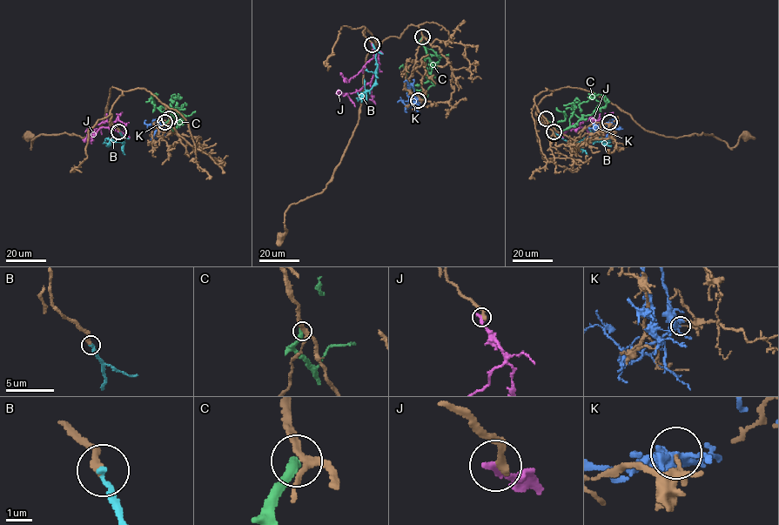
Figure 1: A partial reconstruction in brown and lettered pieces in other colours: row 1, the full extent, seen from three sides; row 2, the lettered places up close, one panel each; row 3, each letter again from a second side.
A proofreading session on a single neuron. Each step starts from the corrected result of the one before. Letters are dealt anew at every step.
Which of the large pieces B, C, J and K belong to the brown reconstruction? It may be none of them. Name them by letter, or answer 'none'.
B

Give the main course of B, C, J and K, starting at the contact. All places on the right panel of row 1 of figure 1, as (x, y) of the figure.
B: (554, 132), (569, 142), (607, 138), (609, 142), (607, 144)
C: (546, 118), (564, 130), (583, 115), (592, 114), (598, 106), (605, 107), (601, 95), (592, 98), (588, 93)
J: (553, 131), (560, 134), (591, 117), (595, 123), (601, 123), (600, 137), (602, 140)
K: (609, 122), (594, 127), (611, 131), (622, 129)

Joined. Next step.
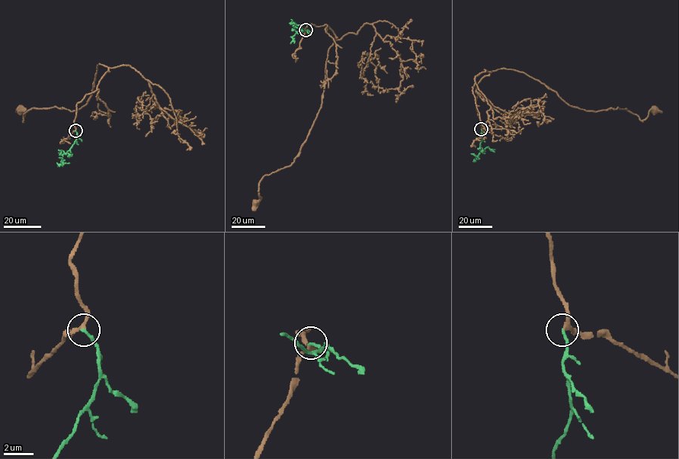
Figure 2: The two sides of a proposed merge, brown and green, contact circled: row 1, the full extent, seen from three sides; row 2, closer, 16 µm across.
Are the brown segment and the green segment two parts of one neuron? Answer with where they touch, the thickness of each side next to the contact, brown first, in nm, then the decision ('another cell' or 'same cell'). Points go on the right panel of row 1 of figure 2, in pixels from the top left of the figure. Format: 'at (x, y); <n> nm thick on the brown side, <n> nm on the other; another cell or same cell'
at (481, 129); 240 nm thick on the brown side, 200 nm on the other; same cell

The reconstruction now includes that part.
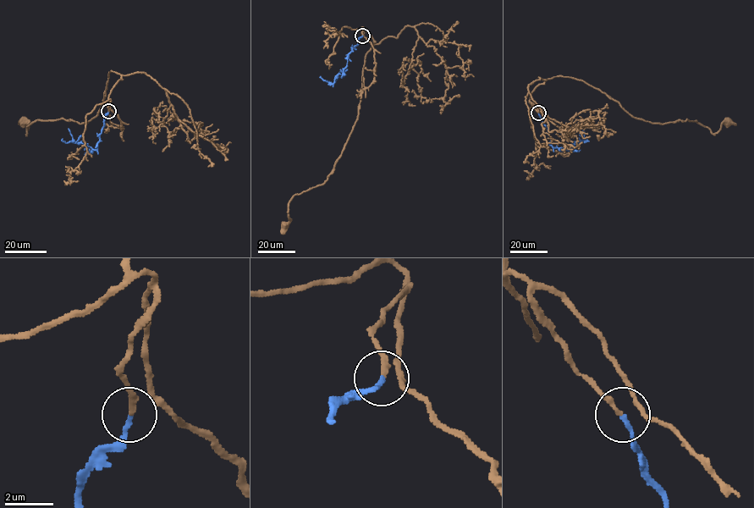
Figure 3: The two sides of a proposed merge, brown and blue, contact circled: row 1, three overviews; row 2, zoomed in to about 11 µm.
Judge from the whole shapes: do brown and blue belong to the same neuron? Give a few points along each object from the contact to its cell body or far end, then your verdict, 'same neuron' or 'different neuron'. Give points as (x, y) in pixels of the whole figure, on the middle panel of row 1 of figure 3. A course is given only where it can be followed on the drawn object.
brown runs (362, 35), (362, 27), (374, 41), (365, 55), (358, 118), (327, 179), (294, 195), (288, 203), (285, 226); blue runs (362, 36), (348, 54), (347, 65), (332, 84), (321, 76); same neuron

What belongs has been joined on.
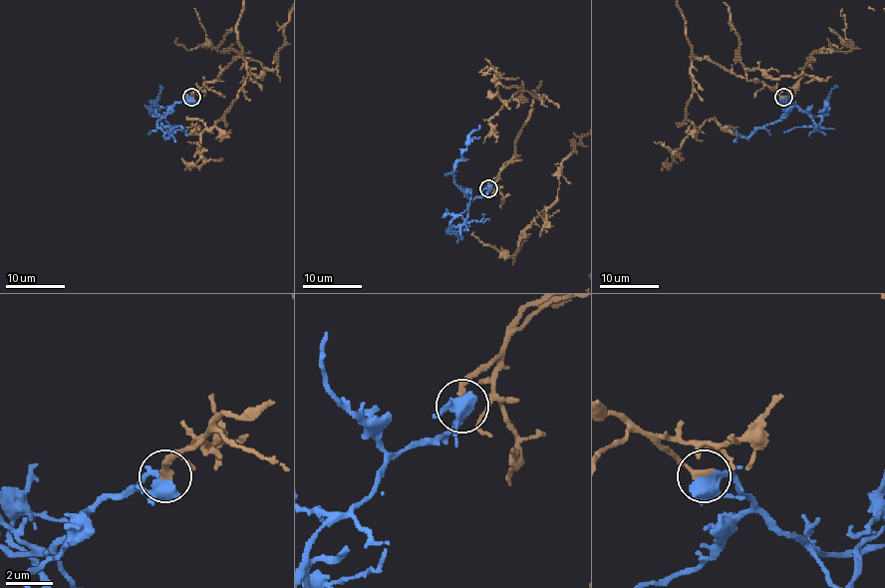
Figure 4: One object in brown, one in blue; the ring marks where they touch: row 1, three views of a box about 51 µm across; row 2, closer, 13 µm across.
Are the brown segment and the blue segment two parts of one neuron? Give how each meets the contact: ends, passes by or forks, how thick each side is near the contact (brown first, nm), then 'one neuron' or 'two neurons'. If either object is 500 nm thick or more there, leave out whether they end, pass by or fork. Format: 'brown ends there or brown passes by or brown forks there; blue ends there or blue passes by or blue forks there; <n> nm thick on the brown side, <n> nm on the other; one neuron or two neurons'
brown ends there; blue forks there; 320 nm thick on the brown side, 400 nm on the other; one neuron

